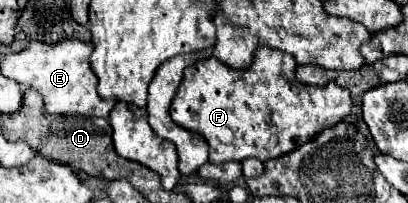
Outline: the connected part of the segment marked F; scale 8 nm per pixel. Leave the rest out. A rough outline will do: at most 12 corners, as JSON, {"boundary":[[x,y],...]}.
{"boundary":[[285,52],[185,68],[171,118],[213,164],[297,150],[351,112]]}

